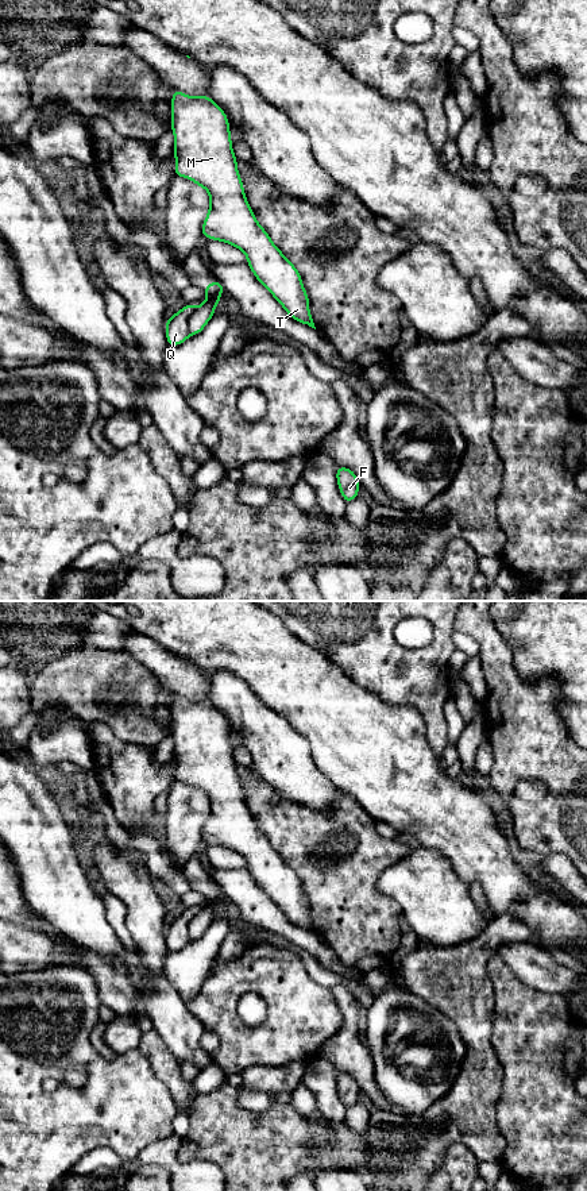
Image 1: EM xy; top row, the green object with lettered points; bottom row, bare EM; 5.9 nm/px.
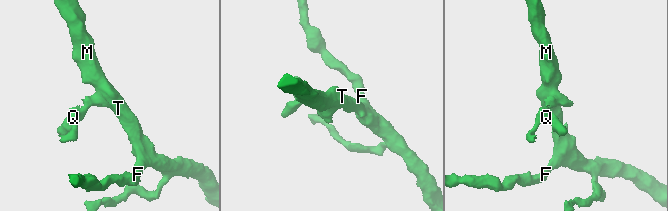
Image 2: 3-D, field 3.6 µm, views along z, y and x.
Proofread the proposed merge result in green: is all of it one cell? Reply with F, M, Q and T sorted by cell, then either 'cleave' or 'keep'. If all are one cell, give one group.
F M T / Q; cleave

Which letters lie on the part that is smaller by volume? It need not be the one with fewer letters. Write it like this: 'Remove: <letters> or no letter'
Remove: Q

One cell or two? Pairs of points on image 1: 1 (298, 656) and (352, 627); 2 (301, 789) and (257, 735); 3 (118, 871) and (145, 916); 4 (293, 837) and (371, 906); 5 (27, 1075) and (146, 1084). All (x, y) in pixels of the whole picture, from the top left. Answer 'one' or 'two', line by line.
1: two
2: one
3: one
4: one
5: one

